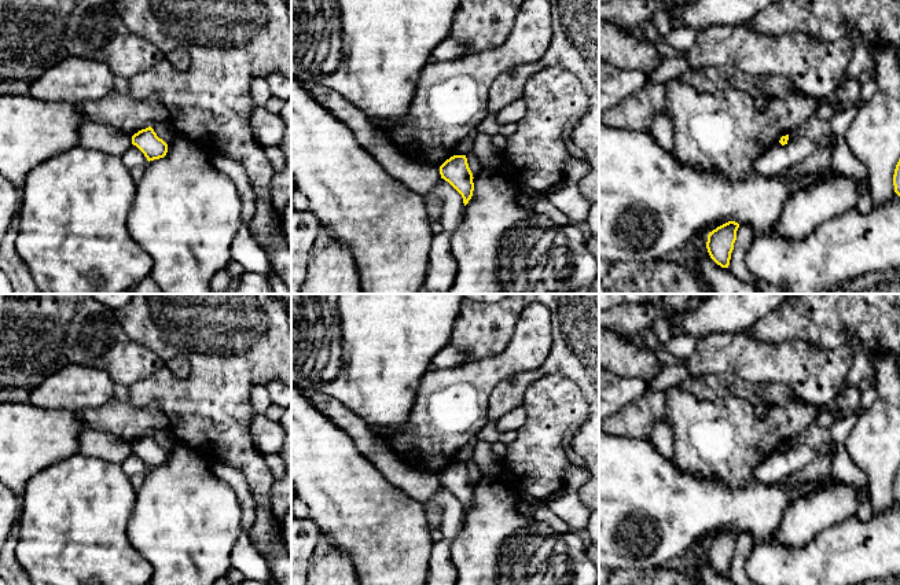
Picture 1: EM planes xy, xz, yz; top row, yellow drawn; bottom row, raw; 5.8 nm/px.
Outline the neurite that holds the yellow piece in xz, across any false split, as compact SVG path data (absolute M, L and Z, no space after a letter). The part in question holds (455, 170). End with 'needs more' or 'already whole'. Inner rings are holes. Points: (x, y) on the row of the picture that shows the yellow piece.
M453 155L440 166L441 179L448 181L463 198L464 206L473 196L473 173L466 155Z; already whole

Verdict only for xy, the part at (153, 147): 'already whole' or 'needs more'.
already whole

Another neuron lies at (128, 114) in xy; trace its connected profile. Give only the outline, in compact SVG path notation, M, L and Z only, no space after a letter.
M117 92L84 103L81 113L85 119L110 125L129 136L169 119L169 113L158 96L140 99Z

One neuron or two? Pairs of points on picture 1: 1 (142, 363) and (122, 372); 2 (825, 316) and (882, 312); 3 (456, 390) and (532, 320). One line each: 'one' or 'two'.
1: one
2: one
3: one

